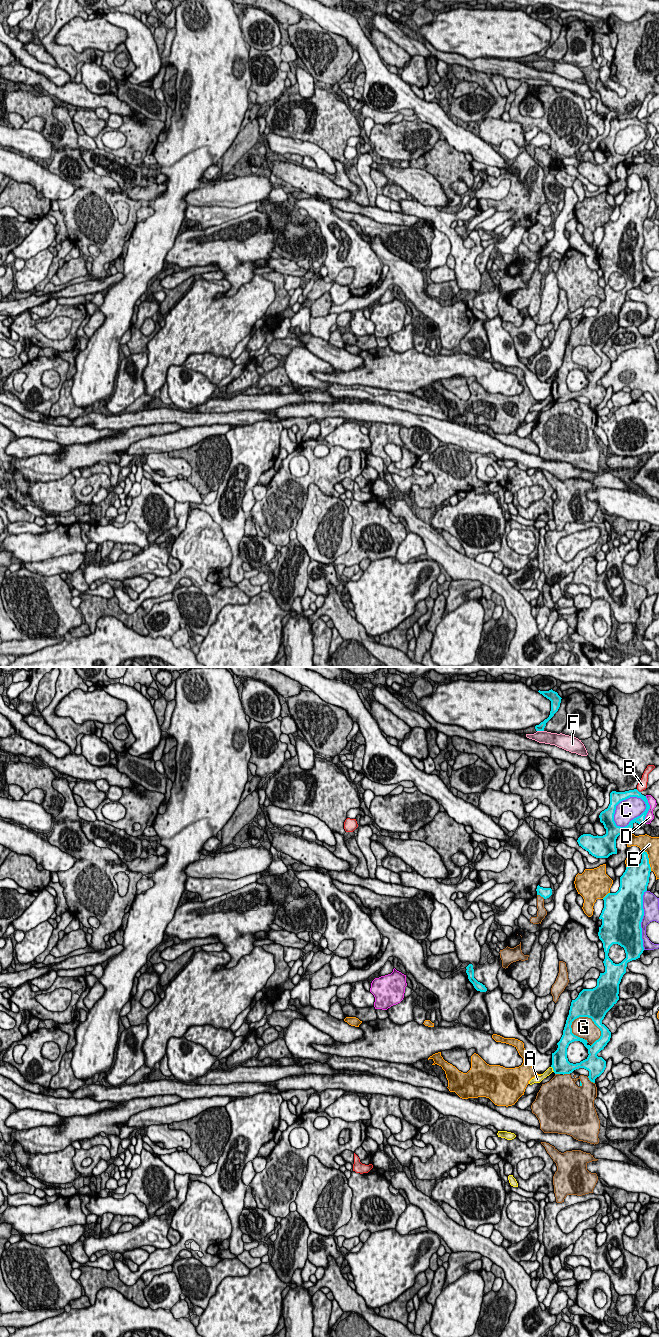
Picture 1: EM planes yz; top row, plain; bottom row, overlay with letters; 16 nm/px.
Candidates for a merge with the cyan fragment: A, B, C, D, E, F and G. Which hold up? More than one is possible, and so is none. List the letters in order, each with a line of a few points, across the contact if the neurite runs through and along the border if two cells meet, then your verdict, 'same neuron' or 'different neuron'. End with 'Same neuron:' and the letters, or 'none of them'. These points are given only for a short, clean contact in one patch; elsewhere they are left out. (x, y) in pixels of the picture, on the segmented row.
A: line yz (551, 1066), (554, 1071); different neuron
B: different neuron
C: different neuron
D: different neuron
E: different neuron
F: different neuron
G: different neuron
Same neuron: none of them

